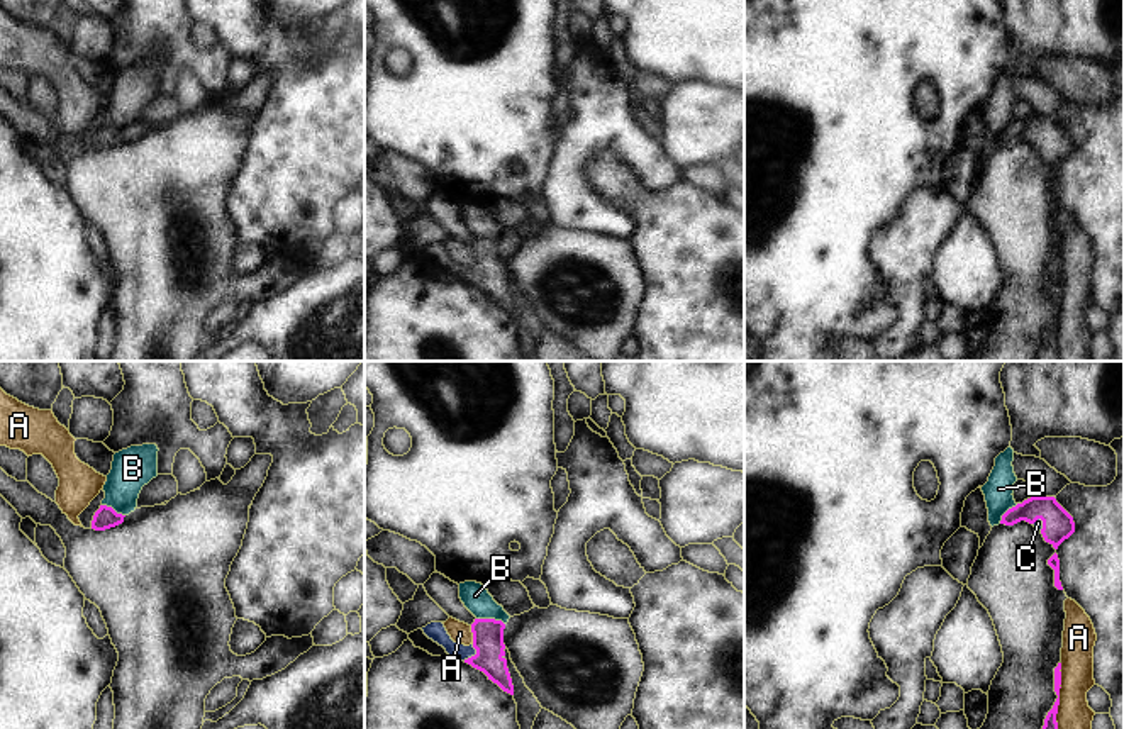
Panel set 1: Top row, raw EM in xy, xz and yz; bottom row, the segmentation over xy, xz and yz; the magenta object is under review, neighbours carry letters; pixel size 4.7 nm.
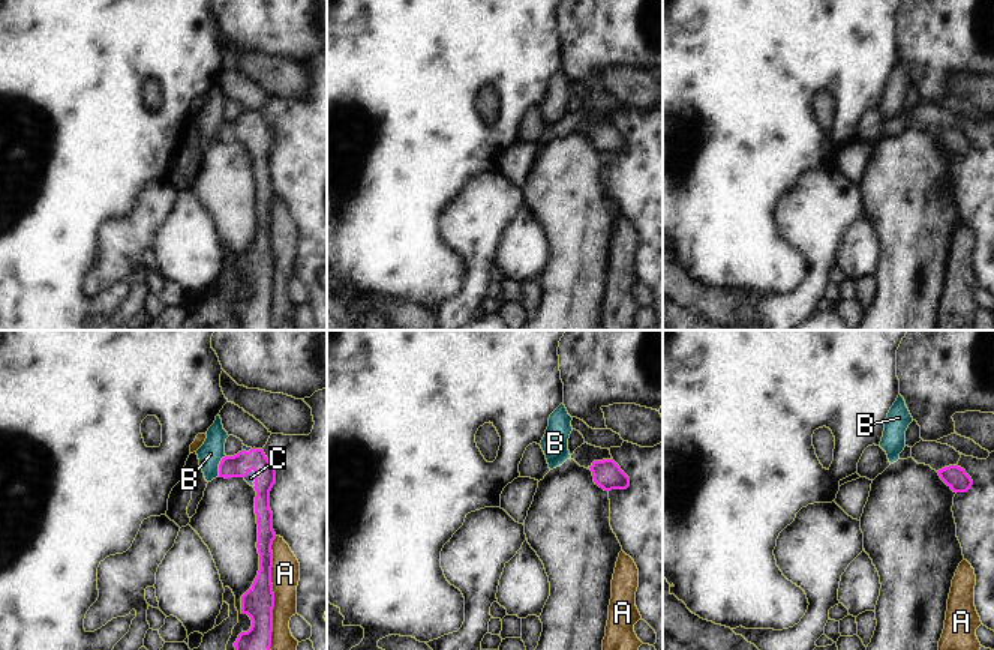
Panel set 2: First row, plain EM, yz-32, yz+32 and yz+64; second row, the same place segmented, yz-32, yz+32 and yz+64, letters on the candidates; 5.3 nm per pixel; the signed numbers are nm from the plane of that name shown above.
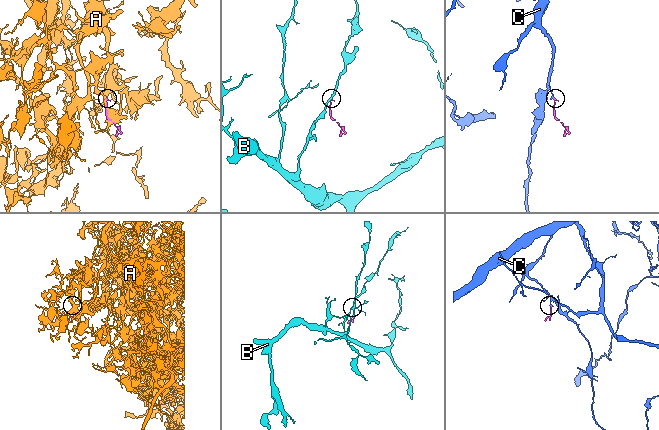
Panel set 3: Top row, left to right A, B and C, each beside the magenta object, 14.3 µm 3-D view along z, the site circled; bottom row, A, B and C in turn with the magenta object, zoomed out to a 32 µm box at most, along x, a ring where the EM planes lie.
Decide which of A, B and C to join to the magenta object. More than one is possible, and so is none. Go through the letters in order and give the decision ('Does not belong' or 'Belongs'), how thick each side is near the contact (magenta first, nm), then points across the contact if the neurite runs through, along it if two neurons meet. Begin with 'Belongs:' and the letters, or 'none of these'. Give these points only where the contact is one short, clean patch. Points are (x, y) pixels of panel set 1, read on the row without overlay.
Belongs: C
A: Does not belong. Thickness 100 nm (magenta) against 170 nm
B: Does not belong. Thickness 140 nm (magenta) against 130 nm. Boundary: xz (477, 238), (494, 238), (504, 244)
C: Belongs. Thickness 140 nm (magenta) against 90 nm. Path across: xz (487, 253), (487, 263), (475, 275), (456, 272), (436, 251)

